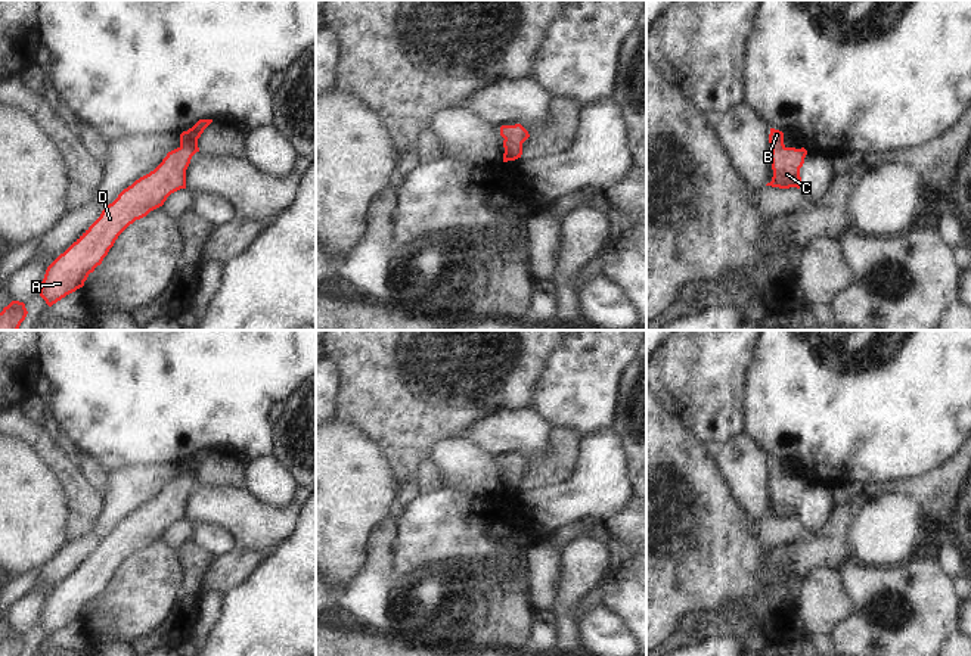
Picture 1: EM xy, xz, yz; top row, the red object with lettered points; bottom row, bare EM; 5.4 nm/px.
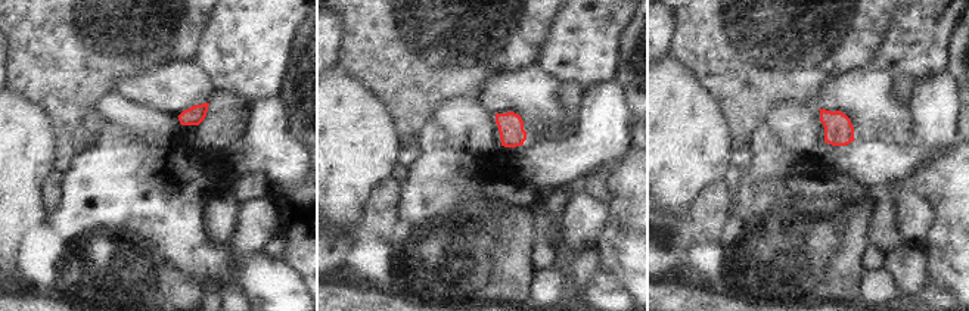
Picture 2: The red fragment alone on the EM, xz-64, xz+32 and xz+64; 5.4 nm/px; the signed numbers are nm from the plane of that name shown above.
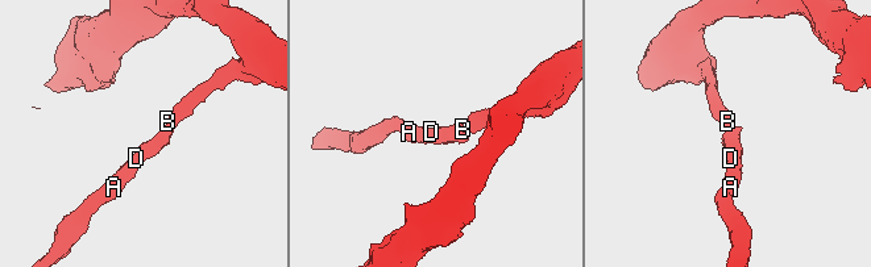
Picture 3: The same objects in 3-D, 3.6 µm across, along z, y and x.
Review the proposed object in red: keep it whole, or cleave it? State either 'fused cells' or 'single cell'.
single cell

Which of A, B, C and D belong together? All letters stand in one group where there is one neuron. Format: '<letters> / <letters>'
A B C D

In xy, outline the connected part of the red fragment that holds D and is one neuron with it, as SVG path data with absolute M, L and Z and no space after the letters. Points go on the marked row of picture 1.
M199 119L180 134L180 146L167 153L149 174L136 180L109 203L100 217L46 270L40 296L49 307L84 286L102 264L118 236L136 220L164 205L167 198L186 189L186 170L199 152L198 139L212 119Z

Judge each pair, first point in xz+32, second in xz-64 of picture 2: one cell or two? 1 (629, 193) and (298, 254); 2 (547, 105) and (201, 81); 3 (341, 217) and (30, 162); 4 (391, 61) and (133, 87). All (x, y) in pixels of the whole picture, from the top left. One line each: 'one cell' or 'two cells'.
1: one cell
2: one cell
3: one cell
4: two cells

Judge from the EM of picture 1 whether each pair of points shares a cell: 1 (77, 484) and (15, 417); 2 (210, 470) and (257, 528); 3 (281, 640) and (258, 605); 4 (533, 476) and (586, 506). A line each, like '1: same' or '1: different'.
1: same
2: different
3: same
4: different

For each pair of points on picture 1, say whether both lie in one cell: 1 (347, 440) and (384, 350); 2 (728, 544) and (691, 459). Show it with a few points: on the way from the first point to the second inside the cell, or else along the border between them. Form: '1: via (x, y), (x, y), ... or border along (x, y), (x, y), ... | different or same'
1: border along (338, 416), (346, 422), (357, 425), (381, 445) | different
2: via (707, 524), (695, 512), (691, 479) | same

